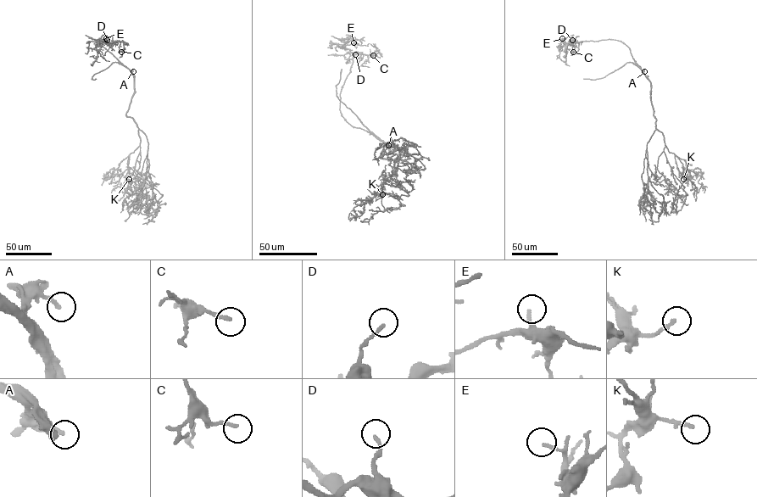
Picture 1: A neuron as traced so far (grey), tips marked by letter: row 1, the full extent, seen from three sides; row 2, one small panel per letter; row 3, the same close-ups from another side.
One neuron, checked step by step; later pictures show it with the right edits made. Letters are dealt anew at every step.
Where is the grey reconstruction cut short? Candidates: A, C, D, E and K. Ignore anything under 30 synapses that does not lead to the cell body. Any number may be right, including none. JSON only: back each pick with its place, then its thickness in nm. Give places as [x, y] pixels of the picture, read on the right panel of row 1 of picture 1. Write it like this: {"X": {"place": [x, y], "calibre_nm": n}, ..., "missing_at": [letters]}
{"missing_at": []}

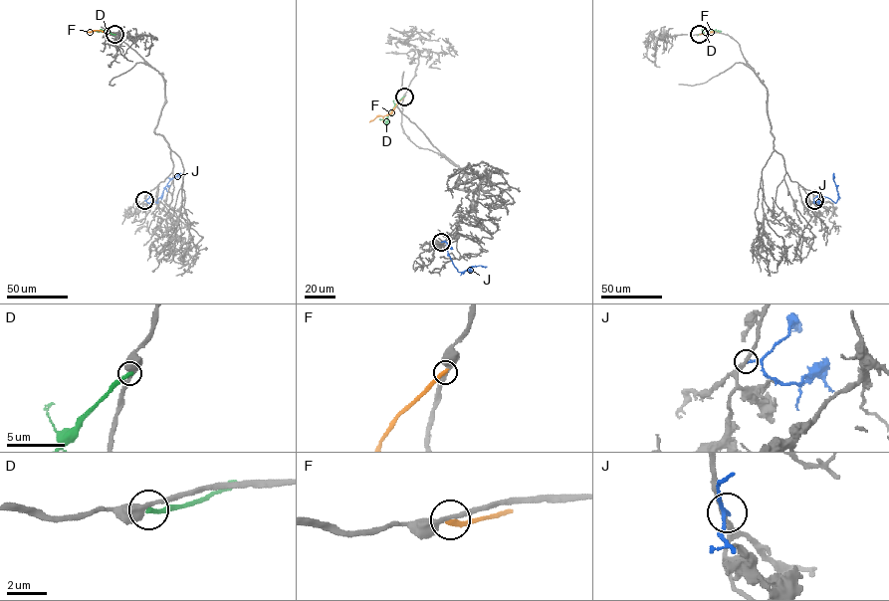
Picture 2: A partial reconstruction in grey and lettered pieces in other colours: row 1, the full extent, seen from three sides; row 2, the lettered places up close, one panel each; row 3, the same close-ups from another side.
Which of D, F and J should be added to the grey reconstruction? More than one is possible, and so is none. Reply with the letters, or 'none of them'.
none of them

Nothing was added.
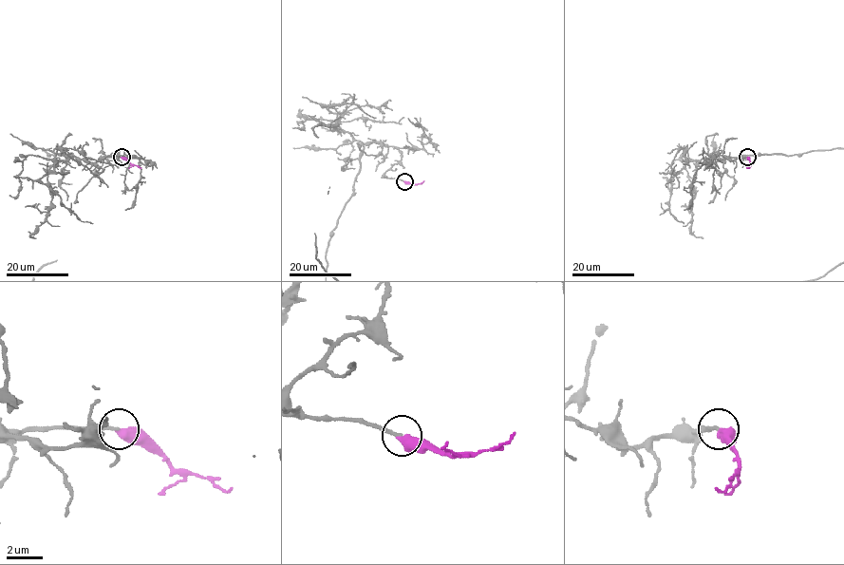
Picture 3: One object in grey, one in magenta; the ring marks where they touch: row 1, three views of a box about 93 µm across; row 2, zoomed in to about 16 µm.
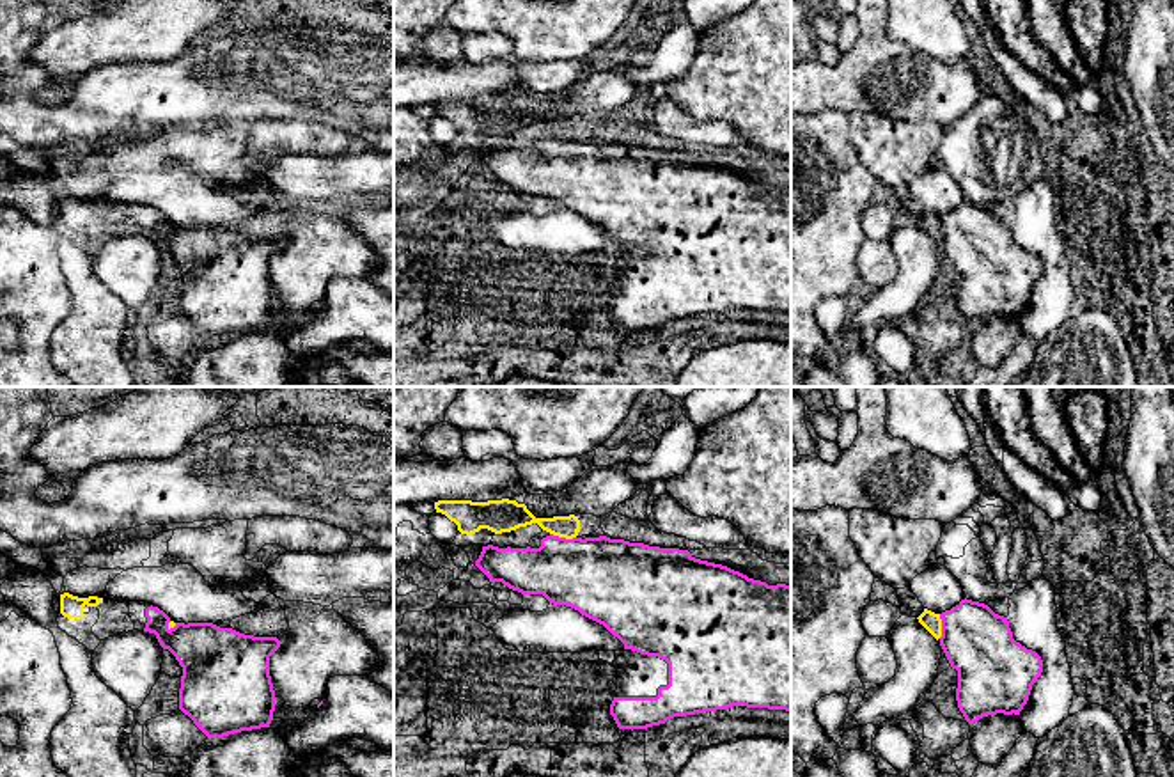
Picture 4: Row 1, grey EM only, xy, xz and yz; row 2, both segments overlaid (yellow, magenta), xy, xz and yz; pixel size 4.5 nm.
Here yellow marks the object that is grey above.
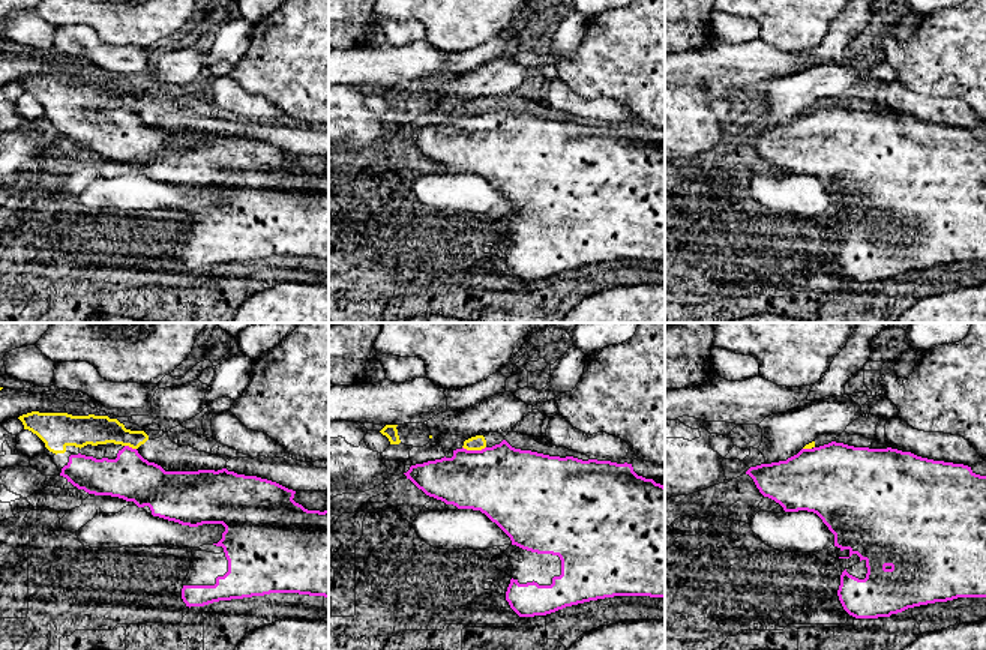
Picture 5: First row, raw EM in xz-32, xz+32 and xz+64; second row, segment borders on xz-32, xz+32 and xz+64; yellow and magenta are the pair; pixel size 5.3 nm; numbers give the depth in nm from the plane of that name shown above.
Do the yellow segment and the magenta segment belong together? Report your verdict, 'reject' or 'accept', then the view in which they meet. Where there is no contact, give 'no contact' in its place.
accept; contact in xz

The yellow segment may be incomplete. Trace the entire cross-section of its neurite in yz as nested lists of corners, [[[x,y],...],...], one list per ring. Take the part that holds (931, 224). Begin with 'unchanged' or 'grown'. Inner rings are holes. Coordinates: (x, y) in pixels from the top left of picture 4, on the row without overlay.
grown | [[[965,200],[942,216],[924,211],[917,222],[958,273],[956,303],[968,326],[997,316],[1020,318],[1043,263],[1013,241],[1007,220]]]

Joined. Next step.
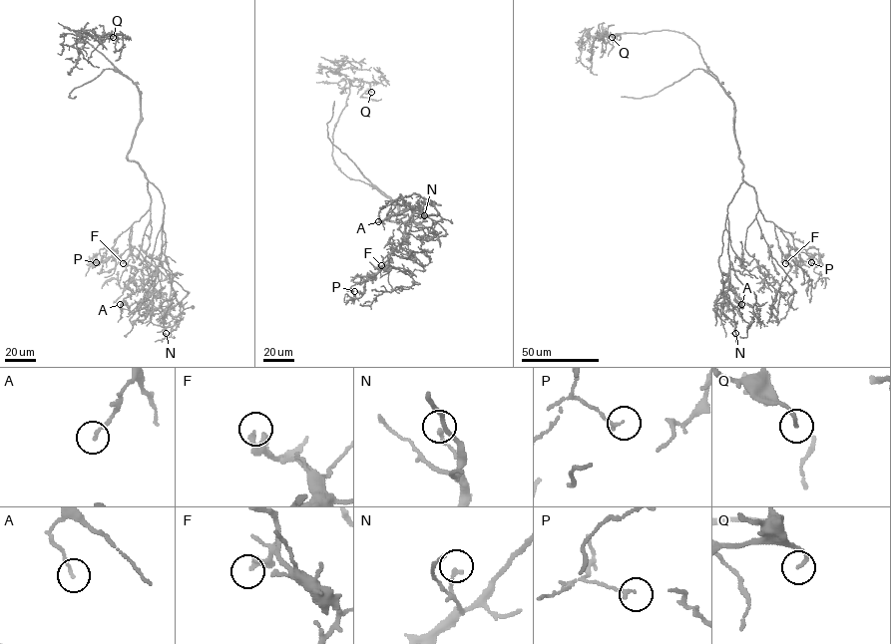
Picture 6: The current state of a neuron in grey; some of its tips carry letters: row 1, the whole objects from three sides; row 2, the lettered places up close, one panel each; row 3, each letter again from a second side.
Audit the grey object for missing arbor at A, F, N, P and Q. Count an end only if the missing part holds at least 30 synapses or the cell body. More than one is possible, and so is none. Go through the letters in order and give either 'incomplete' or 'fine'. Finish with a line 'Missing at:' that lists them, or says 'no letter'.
A: fine
F: incomplete
N: fine
P: fine
Q: fine
Missing at: F

